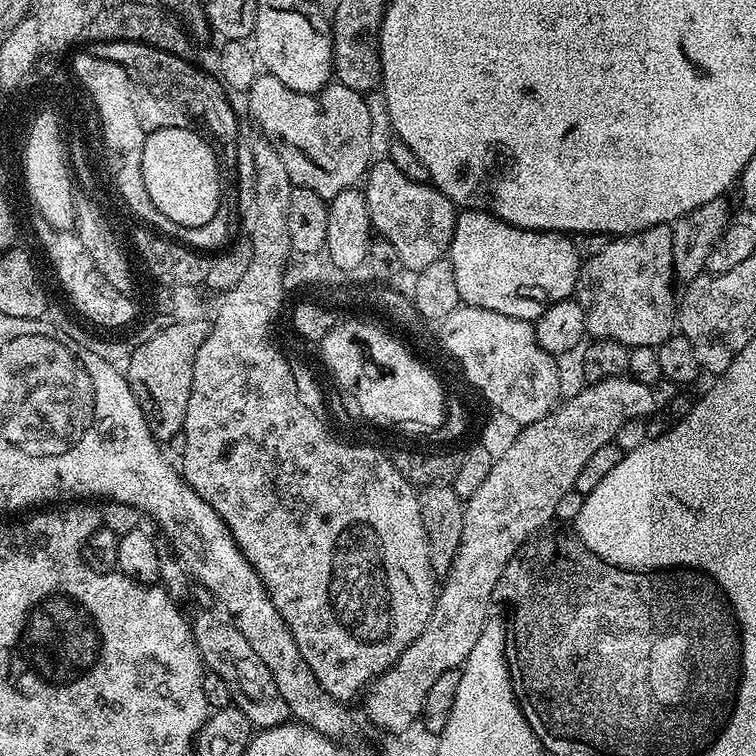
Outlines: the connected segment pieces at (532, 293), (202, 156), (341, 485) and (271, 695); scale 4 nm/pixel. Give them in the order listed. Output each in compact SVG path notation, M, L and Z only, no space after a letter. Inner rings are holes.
M464 210L457 215L450 259L454 266L454 278L458 282L458 294L465 305L494 310L498 314L529 322L535 322L554 302L567 300L575 293L582 263L575 243L565 233L519 228L479 210Z
M167 126L157 132L149 131L144 138L142 150L142 178L145 179L146 190L153 200L154 206L170 220L182 227L206 226L220 205L222 191L222 169L216 159L213 145L199 131L191 127L178 128Z
M256 134L252 140L252 168L256 171L256 177L252 180L252 192L244 191L241 193L241 203L238 208L238 220L240 224L246 224L251 229L253 239L256 242L256 258L247 266L247 271L243 275L242 282L228 292L223 293L220 304L220 309L216 312L216 317L211 317L210 327L208 329L208 336L201 344L201 348L197 352L197 358L194 359L194 372L193 372L193 389L190 390L189 406L186 408L186 416L184 428L182 431L182 439L184 438L184 468L182 464L182 475L186 483L191 486L196 493L198 493L203 500L210 502L210 506L214 506L214 510L226 522L226 526L232 531L232 536L238 542L238 546L242 550L242 554L246 554L246 558L254 566L254 570L258 574L258 578L262 578L262 582L268 591L268 597L274 602L274 606L278 610L278 614L282 614L282 618L286 622L286 626L290 626L290 634L294 634L294 642L298 642L298 650L302 652L302 658L306 662L306 666L310 666L310 670L314 674L314 678L318 678L318 682L322 686L322 690L326 690L326 694L330 694L335 700L343 700L345 702L352 702L352 699L361 695L362 689L371 684L376 677L382 675L387 668L392 667L392 663L402 655L406 649L414 642L414 638L418 638L418 634L422 634L422 630L426 630L426 622L430 622L432 611L436 605L436 598L438 595L438 580L432 574L432 567L430 566L430 554L428 553L428 539L426 538L426 530L422 526L422 514L420 513L420 498L417 489L402 475L394 466L389 466L388 462L381 459L377 452L371 452L364 448L348 448L341 447L335 440L330 438L328 425L323 419L321 421L314 413L308 409L306 401L300 397L300 388L296 385L296 376L292 373L292 368L288 365L288 360L275 348L274 345L268 341L268 335L272 332L272 323L276 320L276 315L280 310L285 307L286 302L280 298L280 271L279 263L282 262L284 251L287 251L287 240L290 238L290 229L286 226L286 206L290 206L290 194L294 187L290 174L286 174L286 166L282 166L282 158L278 158L278 154L274 150L274 146L265 140L263 135Z
M208 610L200 611L191 619L192 635L205 667L218 674L230 686L232 704L246 714L253 727L263 730L287 723L291 719L291 712L285 698L279 693L266 662L255 653L254 646L250 645L236 625L227 619L224 620Z

